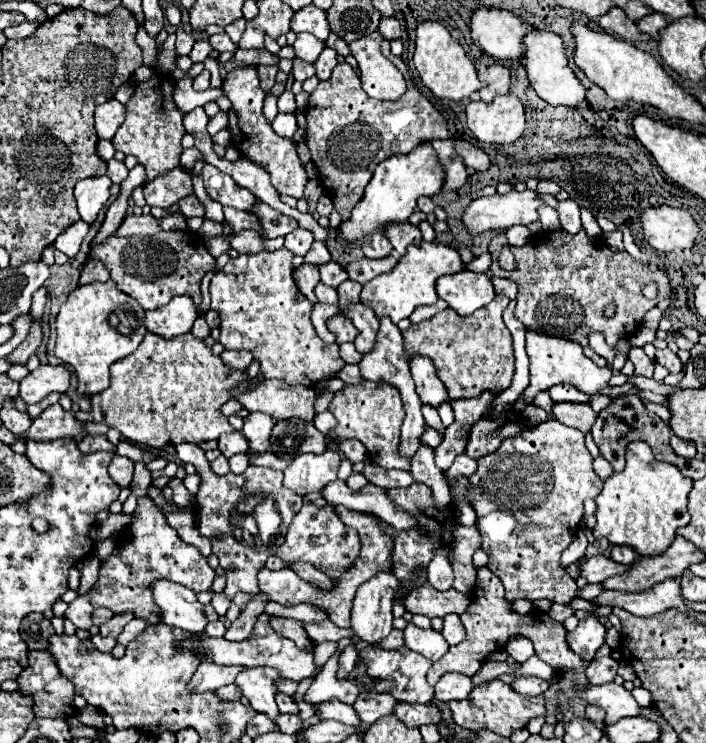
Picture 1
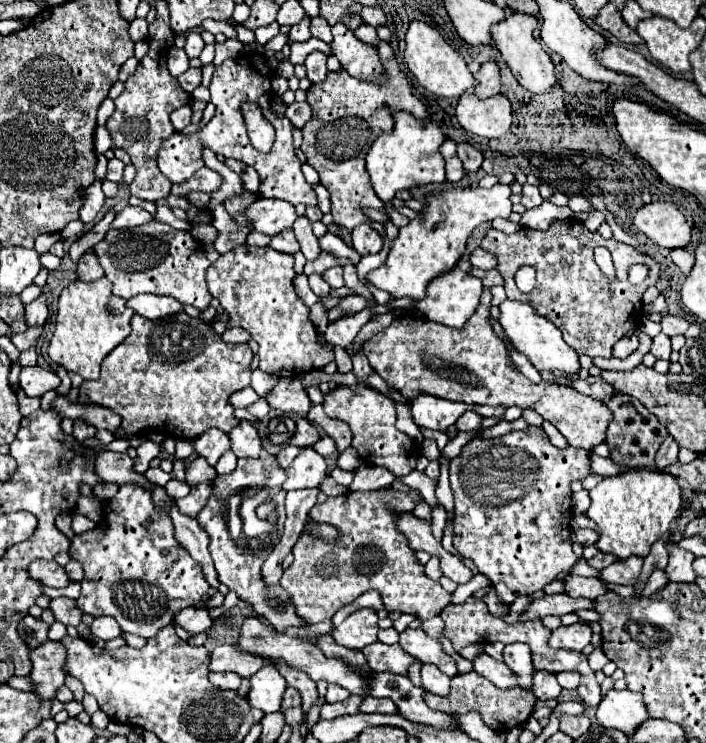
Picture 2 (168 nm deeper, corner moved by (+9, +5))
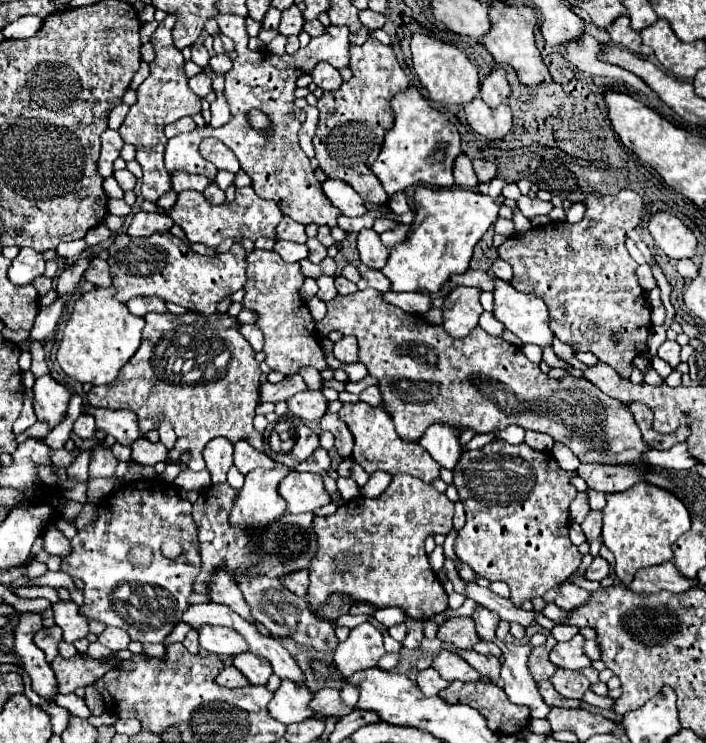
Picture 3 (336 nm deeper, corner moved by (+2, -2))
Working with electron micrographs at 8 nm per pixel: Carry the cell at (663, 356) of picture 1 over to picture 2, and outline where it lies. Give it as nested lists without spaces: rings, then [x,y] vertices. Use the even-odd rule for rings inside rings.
[[[659,333],[657,337],[653,337],[651,353],[653,353],[657,359],[669,359],[669,355],[671,355],[671,339],[669,339],[665,333]]]

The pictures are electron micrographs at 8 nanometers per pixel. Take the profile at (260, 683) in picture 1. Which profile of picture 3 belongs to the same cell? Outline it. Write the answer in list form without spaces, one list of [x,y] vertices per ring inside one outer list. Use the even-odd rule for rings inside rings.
[[[282,680],[268,704],[270,718],[274,718],[282,724],[302,722],[302,720],[314,716],[312,710],[308,708],[310,700],[312,700],[312,692],[308,688],[296,686],[290,680]]]

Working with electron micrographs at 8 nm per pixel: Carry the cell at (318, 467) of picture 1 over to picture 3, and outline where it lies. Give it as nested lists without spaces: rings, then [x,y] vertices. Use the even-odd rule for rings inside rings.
[[[290,472],[278,492],[284,496],[288,502],[288,512],[298,514],[298,512],[314,512],[318,506],[324,506],[330,502],[330,496],[324,490],[322,476],[320,474],[310,474],[310,472]]]

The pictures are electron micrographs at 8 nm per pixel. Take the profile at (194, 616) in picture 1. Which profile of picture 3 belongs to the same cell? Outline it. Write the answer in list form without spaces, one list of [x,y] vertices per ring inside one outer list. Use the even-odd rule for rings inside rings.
[[[206,626],[206,628],[198,628],[198,642],[204,650],[222,656],[236,656],[242,652],[248,652],[246,642],[242,640],[242,636],[238,636],[238,632],[230,630],[230,628],[220,628],[220,626]]]

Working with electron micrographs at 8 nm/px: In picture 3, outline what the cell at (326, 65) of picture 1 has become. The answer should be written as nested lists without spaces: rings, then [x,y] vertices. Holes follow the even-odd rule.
[[[326,62],[316,64],[314,70],[310,72],[310,76],[312,76],[314,84],[316,84],[318,88],[322,88],[324,92],[328,92],[328,90],[338,90],[340,84],[342,84],[340,72],[338,72],[334,66],[326,64]]]

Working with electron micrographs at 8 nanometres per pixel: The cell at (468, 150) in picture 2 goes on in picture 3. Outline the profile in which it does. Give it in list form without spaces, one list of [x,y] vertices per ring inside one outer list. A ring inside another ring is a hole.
[[[472,160],[472,166],[480,182],[490,182],[496,176],[496,166],[488,160]]]

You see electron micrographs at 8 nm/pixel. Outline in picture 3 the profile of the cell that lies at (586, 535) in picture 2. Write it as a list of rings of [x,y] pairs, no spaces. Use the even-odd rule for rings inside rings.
[[[590,512],[590,514],[586,516],[586,520],[582,522],[582,530],[584,530],[588,542],[600,538],[600,530],[602,530],[602,512]]]

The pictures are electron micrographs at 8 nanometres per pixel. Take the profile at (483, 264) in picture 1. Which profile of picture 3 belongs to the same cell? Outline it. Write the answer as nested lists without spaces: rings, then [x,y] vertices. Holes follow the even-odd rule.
[[[496,258],[490,270],[494,272],[494,276],[496,276],[496,278],[502,278],[502,280],[506,280],[506,282],[512,278],[512,270],[510,270],[510,264],[508,264],[508,262],[504,262],[502,258]]]

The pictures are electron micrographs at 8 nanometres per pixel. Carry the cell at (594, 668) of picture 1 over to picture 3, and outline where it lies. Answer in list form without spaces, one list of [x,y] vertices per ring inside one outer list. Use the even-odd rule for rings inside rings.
[[[558,670],[550,682],[564,698],[582,698],[584,692],[590,688],[588,678],[578,670]]]

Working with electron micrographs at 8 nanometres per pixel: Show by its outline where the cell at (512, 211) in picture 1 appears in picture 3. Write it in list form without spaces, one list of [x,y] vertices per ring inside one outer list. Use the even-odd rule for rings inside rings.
[[[418,186],[414,192],[416,220],[410,226],[406,242],[390,250],[390,258],[382,268],[382,274],[390,280],[394,292],[426,290],[436,294],[450,280],[452,274],[468,270],[472,248],[486,234],[486,230],[498,220],[502,198],[490,198],[486,194],[466,188],[428,188]]]

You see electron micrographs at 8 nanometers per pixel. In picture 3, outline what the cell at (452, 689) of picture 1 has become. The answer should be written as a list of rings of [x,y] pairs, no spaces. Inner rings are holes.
[[[428,668],[424,672],[418,672],[418,688],[424,696],[436,696],[448,686],[446,680],[440,678],[440,674],[434,668]]]

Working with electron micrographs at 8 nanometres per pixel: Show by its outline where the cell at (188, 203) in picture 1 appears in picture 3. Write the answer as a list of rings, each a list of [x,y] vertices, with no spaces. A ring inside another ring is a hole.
[[[212,182],[212,184],[204,190],[204,196],[206,196],[206,200],[210,200],[212,204],[222,204],[222,202],[224,202],[224,192],[216,186],[216,182]]]

